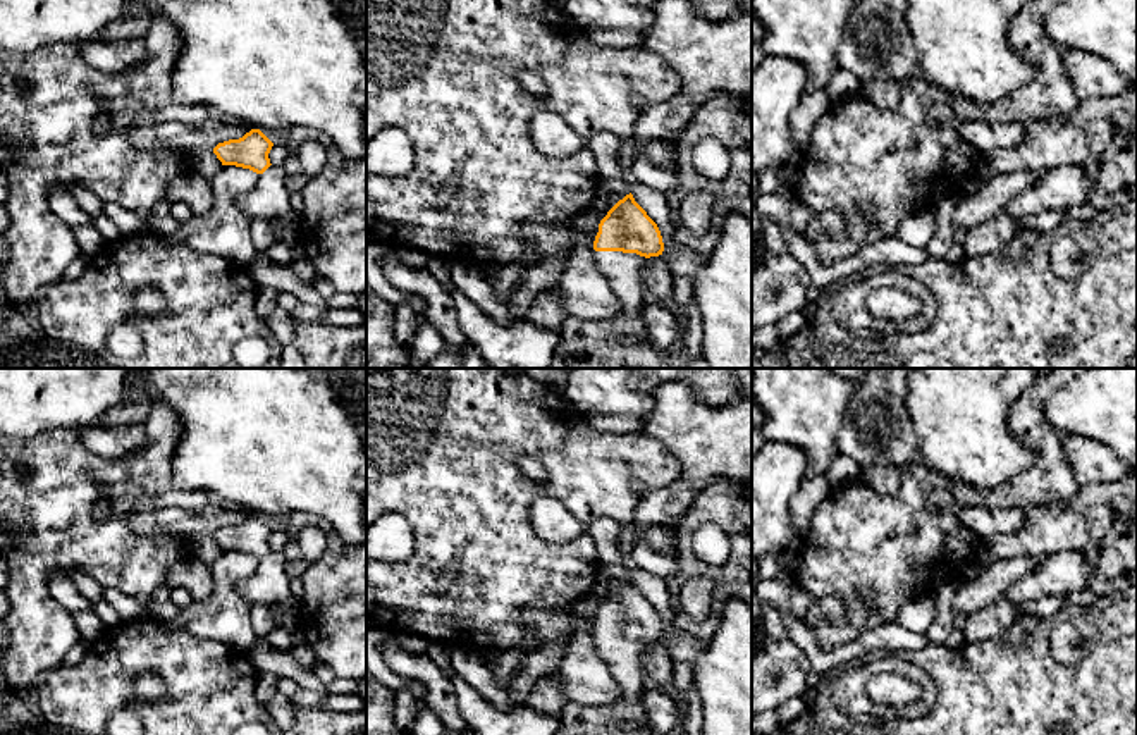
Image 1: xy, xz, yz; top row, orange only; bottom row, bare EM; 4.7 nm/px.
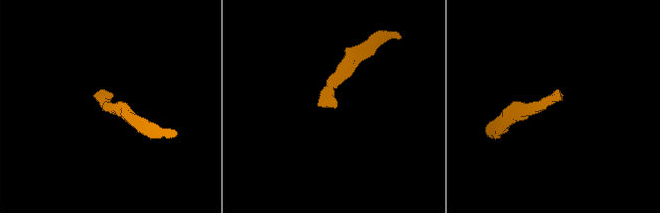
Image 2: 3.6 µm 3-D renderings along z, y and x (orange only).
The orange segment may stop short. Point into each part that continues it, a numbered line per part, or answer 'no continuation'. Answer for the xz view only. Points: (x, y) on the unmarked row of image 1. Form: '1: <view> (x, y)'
1: xz (626, 716)

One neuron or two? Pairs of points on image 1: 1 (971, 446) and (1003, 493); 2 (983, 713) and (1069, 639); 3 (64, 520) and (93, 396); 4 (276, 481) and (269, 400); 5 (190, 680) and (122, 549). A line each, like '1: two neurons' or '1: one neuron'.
1: two neurons
2: two neurons
3: two neurons
4: one neuron
5: two neurons

